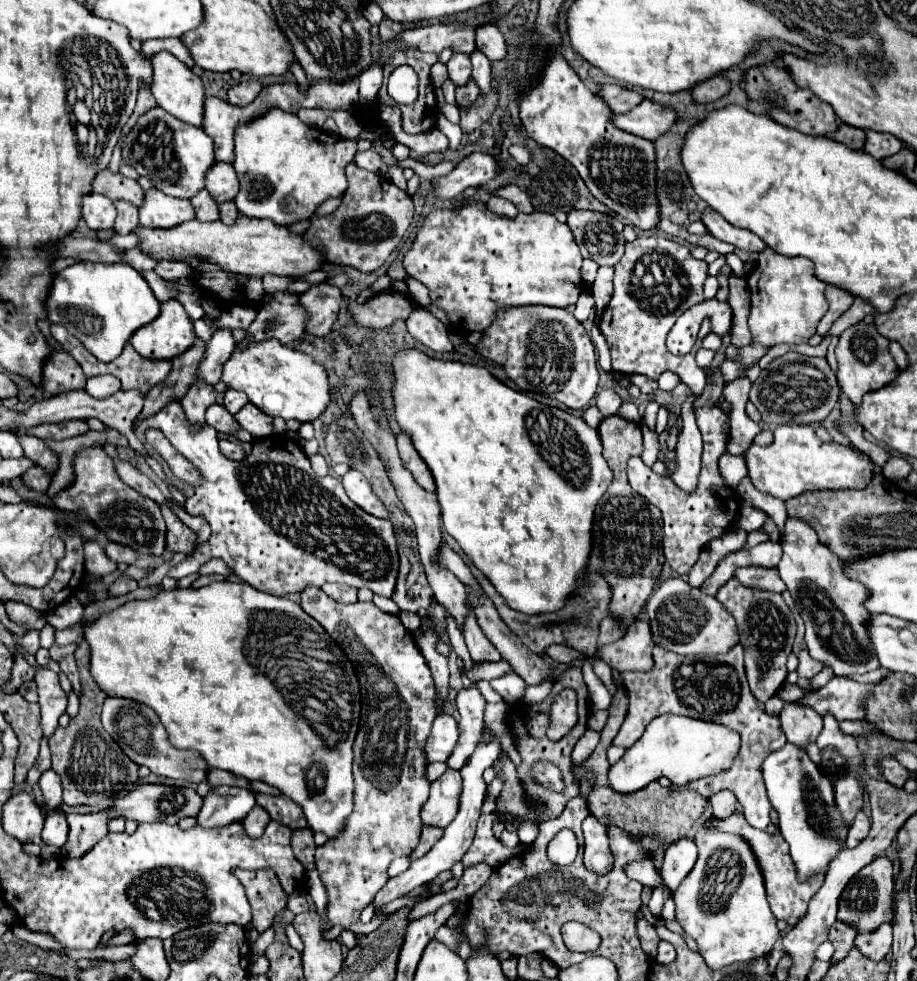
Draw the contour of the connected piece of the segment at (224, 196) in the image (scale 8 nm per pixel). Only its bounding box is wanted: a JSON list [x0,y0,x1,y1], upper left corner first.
[206,163,240,203]

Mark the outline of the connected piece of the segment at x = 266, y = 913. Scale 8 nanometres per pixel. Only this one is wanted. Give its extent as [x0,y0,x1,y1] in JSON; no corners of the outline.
[234,869,288,933]

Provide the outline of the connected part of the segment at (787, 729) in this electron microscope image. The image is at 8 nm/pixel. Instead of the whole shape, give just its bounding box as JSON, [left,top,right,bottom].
[780,703,822,749]

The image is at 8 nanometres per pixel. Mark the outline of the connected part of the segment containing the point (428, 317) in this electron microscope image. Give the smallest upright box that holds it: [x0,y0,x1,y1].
[406,307,454,353]

